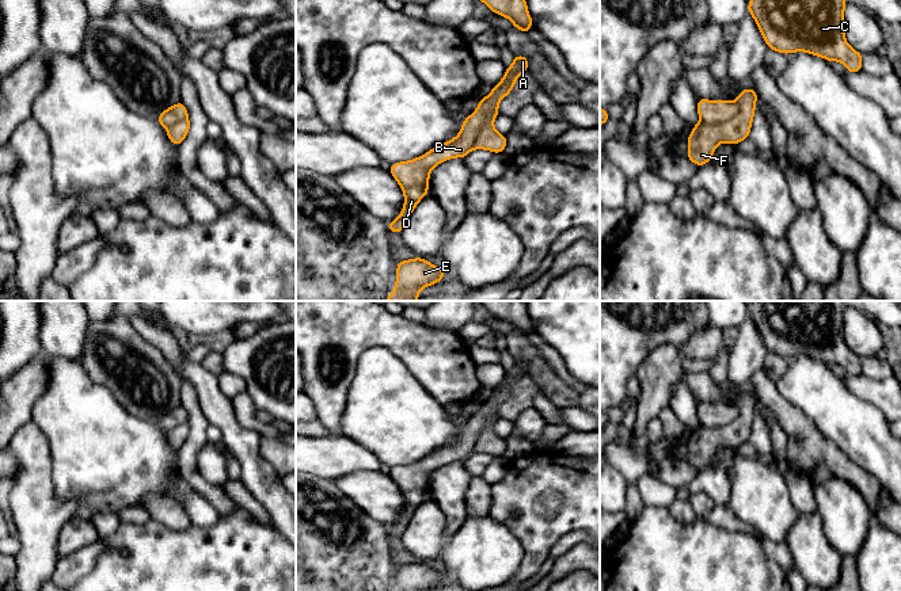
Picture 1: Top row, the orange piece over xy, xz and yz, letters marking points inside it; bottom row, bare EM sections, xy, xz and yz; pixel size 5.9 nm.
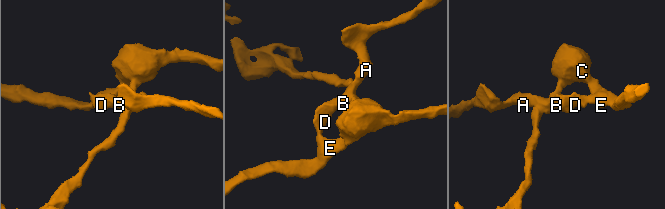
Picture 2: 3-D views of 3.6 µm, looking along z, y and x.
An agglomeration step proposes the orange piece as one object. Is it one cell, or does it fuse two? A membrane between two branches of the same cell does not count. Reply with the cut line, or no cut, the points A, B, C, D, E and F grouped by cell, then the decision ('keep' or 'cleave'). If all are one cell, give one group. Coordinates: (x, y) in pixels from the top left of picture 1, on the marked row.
yz (738, 105), (738, 111), (726, 121), (700, 124) | A B C D E / F | cleave

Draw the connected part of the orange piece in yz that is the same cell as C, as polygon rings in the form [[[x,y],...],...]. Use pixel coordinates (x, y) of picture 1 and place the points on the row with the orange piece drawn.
[[[750,0],[748,12],[753,16],[764,42],[783,54],[806,52],[828,61],[839,61],[847,72],[862,70],[862,53],[854,50],[844,35],[847,0]]]

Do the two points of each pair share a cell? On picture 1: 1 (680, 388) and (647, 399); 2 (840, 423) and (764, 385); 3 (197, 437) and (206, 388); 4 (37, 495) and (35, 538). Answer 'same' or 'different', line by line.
1: different
2: different
3: different
4: same

